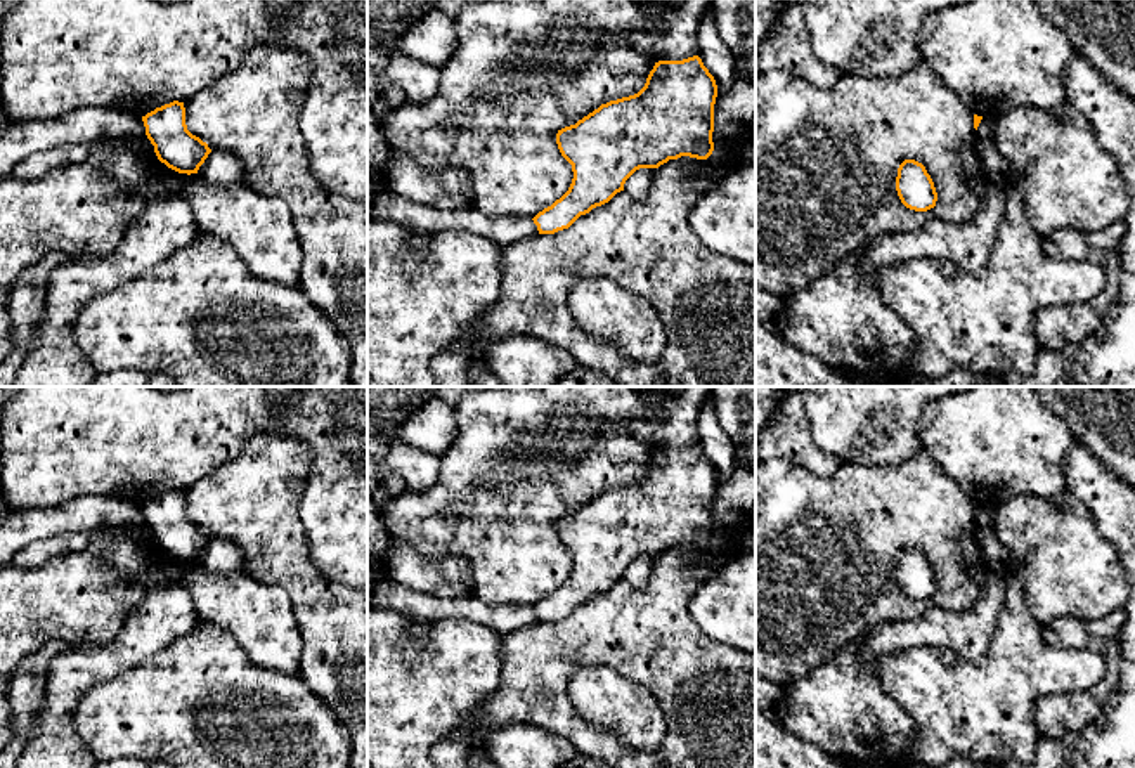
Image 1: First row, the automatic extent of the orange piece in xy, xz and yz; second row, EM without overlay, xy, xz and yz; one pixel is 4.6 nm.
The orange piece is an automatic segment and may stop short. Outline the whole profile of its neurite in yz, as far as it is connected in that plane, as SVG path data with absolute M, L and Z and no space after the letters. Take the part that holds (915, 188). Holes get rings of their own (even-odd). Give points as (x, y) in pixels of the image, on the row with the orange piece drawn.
M905 159L898 168L896 191L901 203L915 212L936 206L937 192L925 166L915 159Z

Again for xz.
M698 55L658 61L638 94L601 104L575 125L558 130L556 144L572 165L574 179L560 199L532 218L539 234L568 229L580 215L608 203L639 168L658 168L681 156L707 159L714 151L716 97L716 80Z

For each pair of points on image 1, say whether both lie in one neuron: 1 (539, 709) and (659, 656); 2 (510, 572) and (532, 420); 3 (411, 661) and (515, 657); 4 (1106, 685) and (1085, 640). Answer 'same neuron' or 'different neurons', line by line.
1: same neuron
2: same neuron
3: different neurons
4: same neuron

